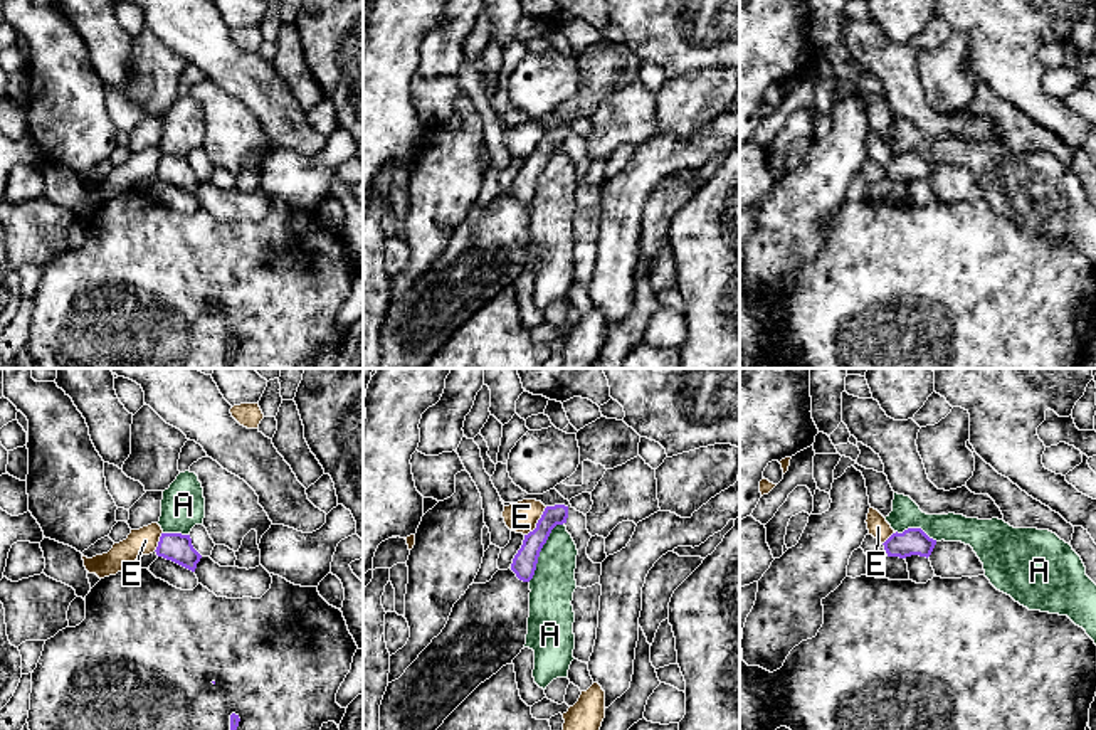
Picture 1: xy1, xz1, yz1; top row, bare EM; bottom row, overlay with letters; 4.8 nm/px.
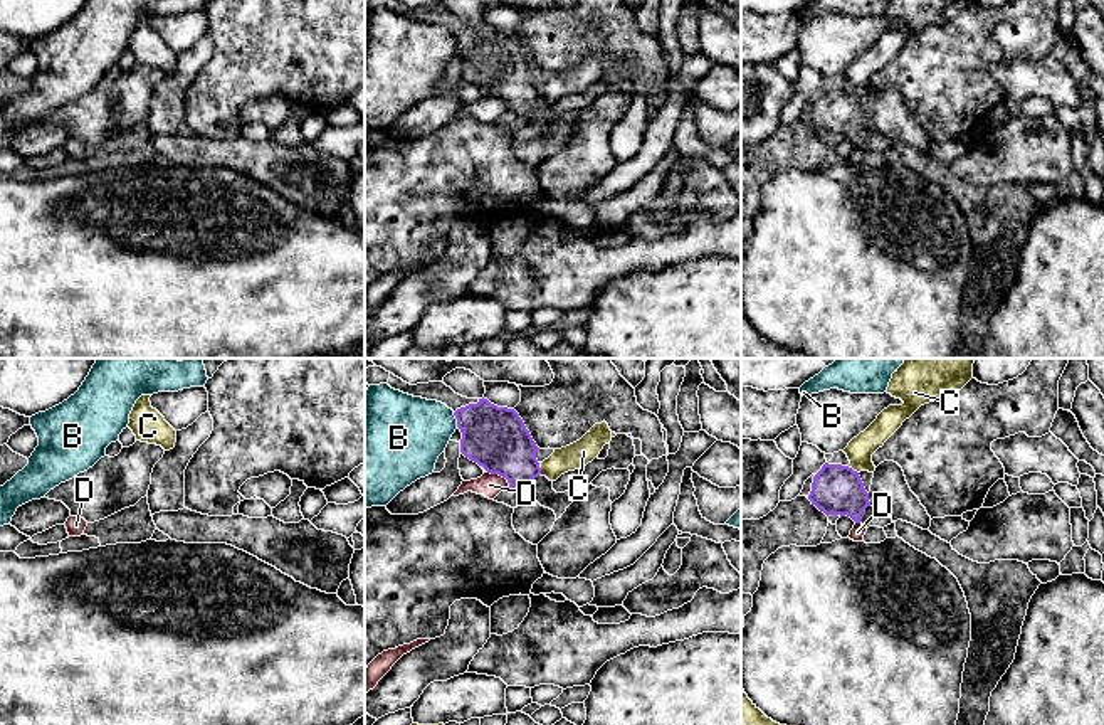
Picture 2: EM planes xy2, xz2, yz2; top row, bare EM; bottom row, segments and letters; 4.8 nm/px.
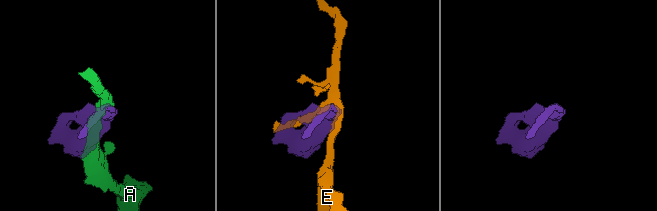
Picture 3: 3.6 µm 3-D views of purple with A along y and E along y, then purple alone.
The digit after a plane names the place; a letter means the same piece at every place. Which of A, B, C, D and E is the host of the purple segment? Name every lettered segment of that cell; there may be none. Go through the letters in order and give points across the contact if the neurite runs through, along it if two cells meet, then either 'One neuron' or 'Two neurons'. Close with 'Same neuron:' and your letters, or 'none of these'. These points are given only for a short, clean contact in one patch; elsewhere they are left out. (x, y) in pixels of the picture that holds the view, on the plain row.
A: Boundary: xz1 (563, 145), (552, 153), (540, 175), (535, 197), (528, 204). Two neurons
B: Two neurons
C: Boundary: yz2 (847, 89), (857, 96). Two neurons
D: Boundary: xz2 (488, 95), (501, 98), (509, 110). Two neurons
E: Boundary: xz1 (547, 130), (537, 148), (525, 158). Two neurons
Same neuron: none of these

